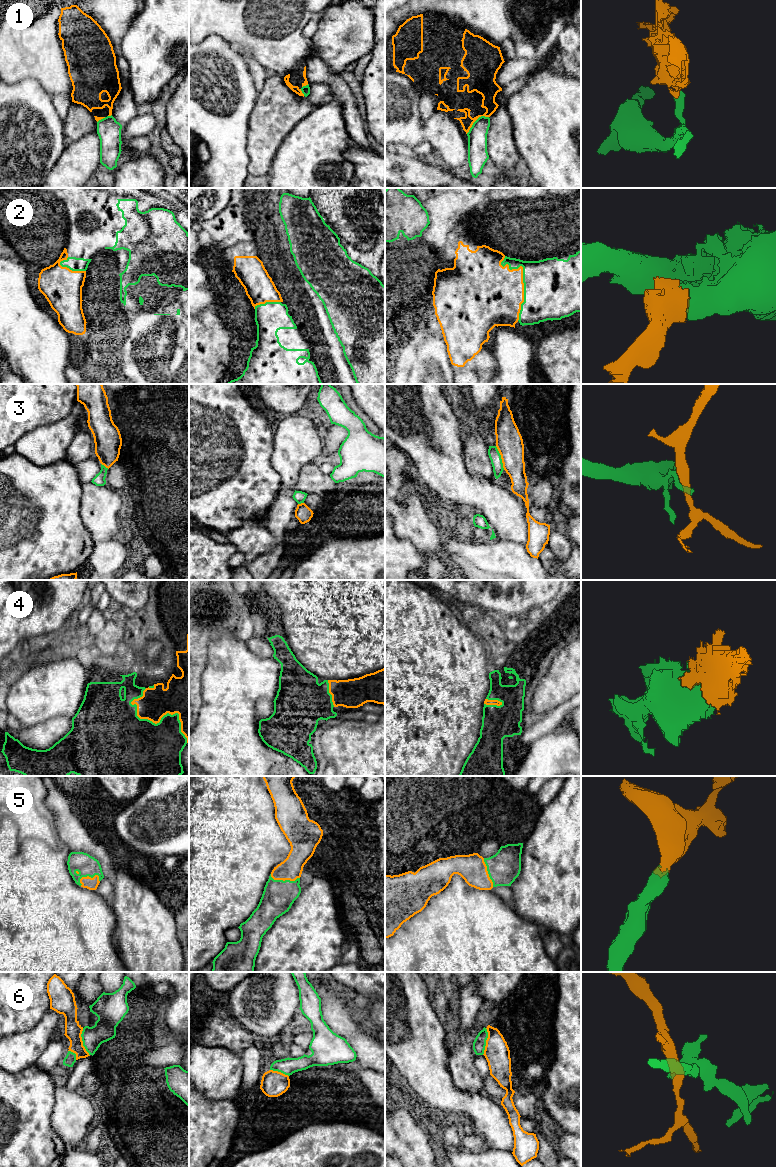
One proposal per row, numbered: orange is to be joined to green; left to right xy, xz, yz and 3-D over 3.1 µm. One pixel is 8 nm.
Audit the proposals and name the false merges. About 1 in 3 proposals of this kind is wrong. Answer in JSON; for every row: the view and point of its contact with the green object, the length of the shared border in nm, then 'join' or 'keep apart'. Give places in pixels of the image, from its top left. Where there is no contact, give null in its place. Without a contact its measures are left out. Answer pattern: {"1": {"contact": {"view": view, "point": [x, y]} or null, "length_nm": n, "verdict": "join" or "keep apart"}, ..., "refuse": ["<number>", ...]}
{"1": {"contact": {"view": "yz", "point": [475, 121]}, "length_nm": 240, "verdict": "keep apart"}, "2": {"contact": {"view": "yz", "point": [523, 278]}, "length_nm": 550, "verdict": "join"}, "3": {"contact": {"view": "yz", "point": [500, 458]}, "length_nm": 200, "verdict": "keep apart"}, "4": {"contact": {"view": "xy", "point": [163, 716]}, "length_nm": 550, "verdict": "join"}, "5": {"contact": {"view": "xz", "point": [285, 880]}, "length_nm": 240, "verdict": "join"}, "6": {"contact": {"view": "xy", "point": [83, 1042]}, "length_nm": 240, "verdict": "keep apart"}, "refuse": ["1", "3", "6"]}

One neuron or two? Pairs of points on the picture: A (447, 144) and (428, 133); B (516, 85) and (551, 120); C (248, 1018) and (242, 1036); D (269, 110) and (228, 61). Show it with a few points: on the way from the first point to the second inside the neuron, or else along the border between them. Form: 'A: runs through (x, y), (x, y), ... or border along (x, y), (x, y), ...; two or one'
A: runs through (442, 139), (436, 133), (433, 133); one
B: border along (524, 78), (522, 87), (504, 99); two
C: border along (228, 1011), (258, 1038); two
D: border along (258, 93), (253, 110), (248, 117); two

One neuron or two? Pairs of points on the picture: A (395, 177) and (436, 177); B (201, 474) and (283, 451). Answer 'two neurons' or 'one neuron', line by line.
A: one neuron
B: two neurons

